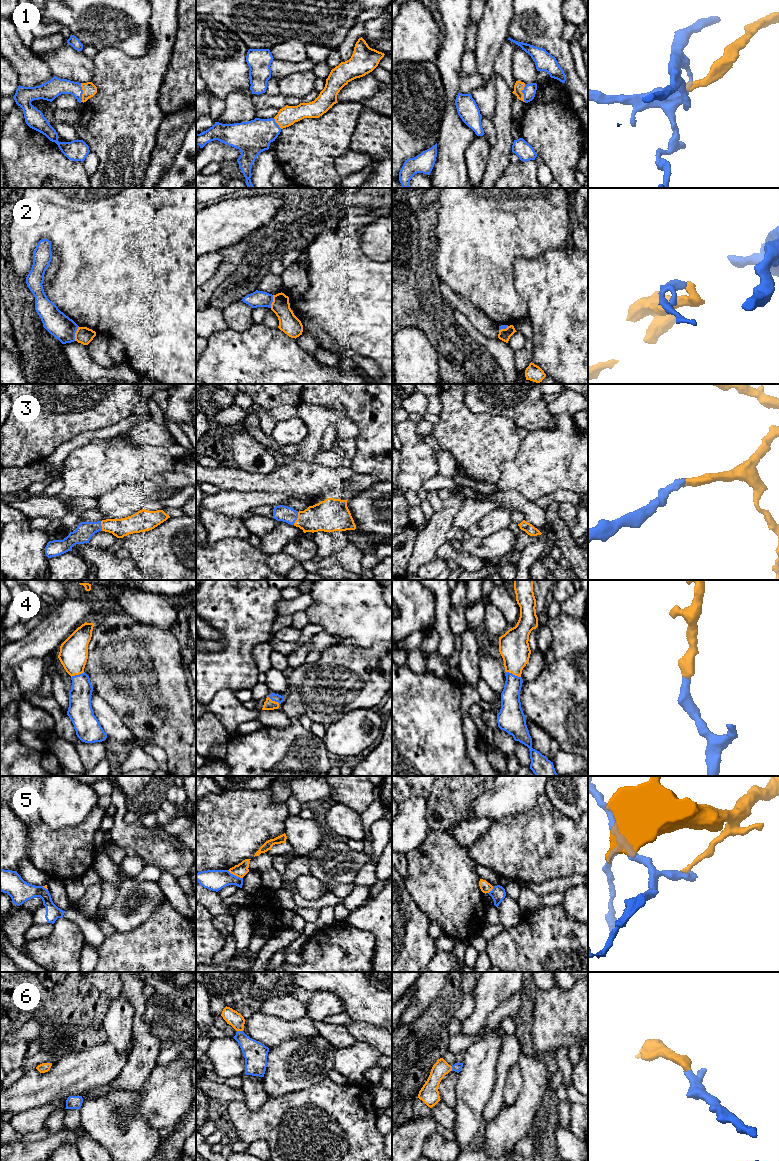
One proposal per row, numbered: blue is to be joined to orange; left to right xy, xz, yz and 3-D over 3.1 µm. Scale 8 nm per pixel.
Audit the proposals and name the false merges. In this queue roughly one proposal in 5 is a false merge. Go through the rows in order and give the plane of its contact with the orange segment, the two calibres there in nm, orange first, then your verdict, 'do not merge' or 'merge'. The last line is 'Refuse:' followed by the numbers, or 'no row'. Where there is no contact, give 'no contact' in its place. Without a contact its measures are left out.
1: xy | 110/140 nm | merge
2: xy | 140/200 nm | do not merge
3: xz | 260/130 nm | merge
4: yz | 240/160 nm | merge
5: xz | 110/170 nm | do not merge
6: xz | 120/190 nm | merge
Refuse: 2, 5

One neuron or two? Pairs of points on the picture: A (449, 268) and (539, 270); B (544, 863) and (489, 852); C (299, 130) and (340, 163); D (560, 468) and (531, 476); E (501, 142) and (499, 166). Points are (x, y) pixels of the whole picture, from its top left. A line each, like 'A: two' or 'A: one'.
A: two
B: one
C: two
D: one
E: one

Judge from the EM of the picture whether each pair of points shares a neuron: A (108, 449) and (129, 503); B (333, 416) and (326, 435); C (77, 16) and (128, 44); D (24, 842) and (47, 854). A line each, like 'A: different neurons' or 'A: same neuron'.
A: different neurons
B: same neuron
C: same neuron
D: different neurons

